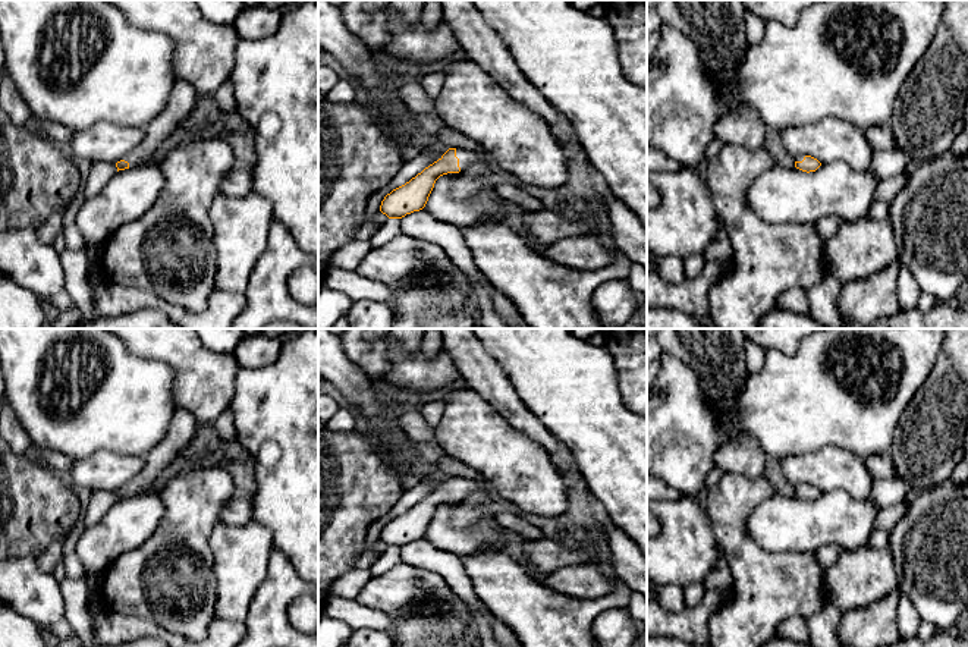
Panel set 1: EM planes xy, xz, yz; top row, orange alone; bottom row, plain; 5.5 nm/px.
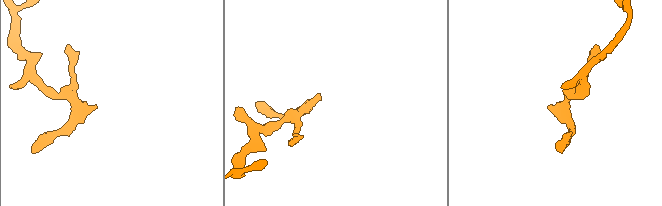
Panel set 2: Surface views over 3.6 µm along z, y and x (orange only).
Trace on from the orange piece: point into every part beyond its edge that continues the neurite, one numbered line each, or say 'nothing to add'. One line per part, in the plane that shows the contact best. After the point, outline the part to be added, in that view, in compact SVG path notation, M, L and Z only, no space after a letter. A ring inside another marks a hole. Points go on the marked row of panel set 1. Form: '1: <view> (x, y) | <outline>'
1: xz (467, 157) | M456 148L456 157L459 158L459 167L462 172L480 158L480 153L465 148Z

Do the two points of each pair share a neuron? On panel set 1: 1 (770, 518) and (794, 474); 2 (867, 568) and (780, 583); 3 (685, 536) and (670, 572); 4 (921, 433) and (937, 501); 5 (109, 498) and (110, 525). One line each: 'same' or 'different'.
1: different
2: different
3: same
4: different
5: different

